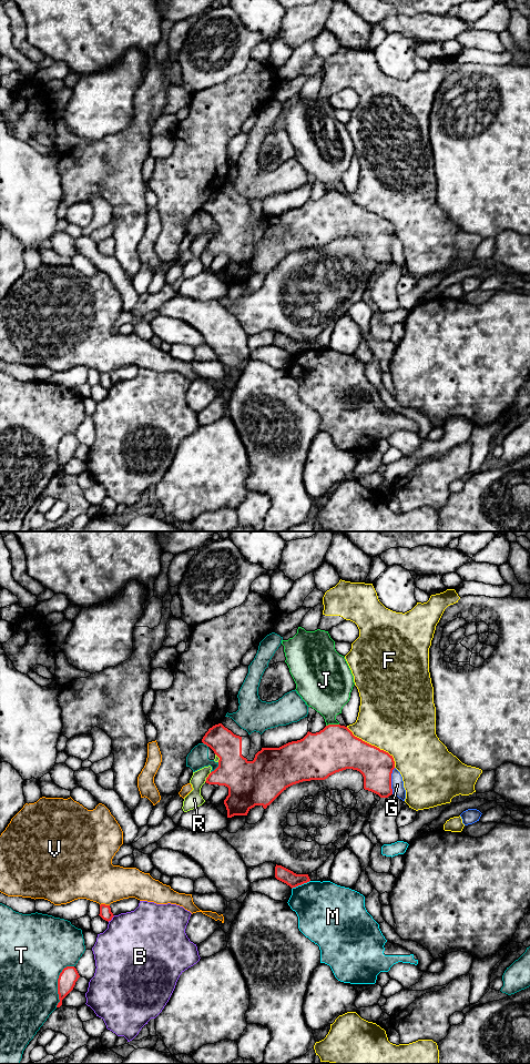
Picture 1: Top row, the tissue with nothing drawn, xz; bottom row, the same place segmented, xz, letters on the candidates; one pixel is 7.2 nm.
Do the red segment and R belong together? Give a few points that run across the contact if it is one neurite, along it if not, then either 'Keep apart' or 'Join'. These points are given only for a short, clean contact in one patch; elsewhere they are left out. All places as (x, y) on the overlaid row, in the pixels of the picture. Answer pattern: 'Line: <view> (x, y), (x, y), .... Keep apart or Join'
Line: xz (211, 772), (204, 781). Keep apart

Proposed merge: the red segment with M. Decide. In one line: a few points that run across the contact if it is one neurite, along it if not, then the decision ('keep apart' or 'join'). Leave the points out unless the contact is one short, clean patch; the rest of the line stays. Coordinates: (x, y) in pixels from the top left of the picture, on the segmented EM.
line xz (309, 880), (292, 889); keep apart

